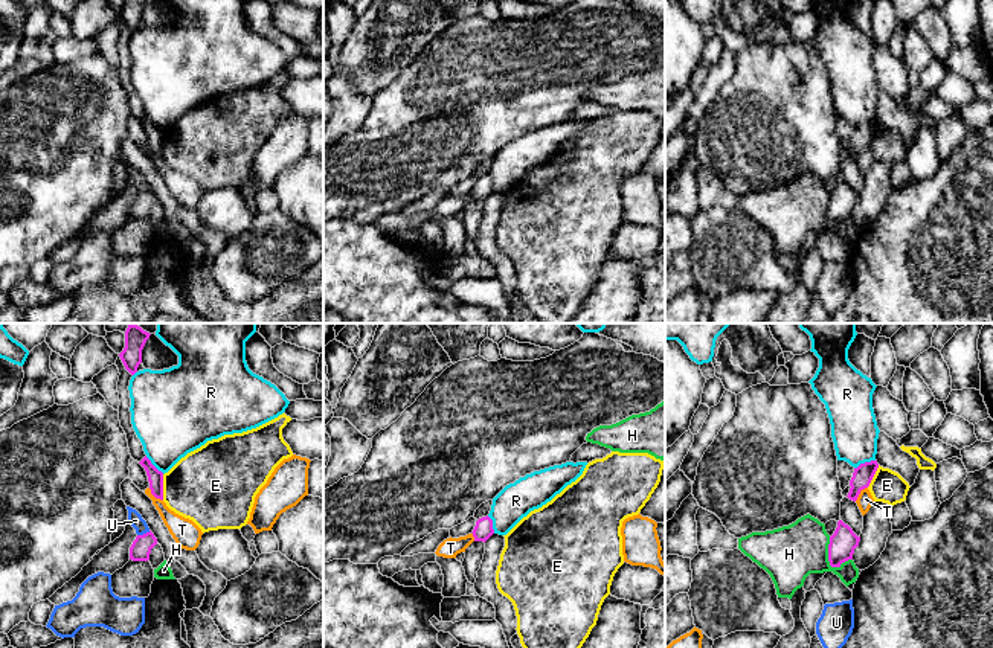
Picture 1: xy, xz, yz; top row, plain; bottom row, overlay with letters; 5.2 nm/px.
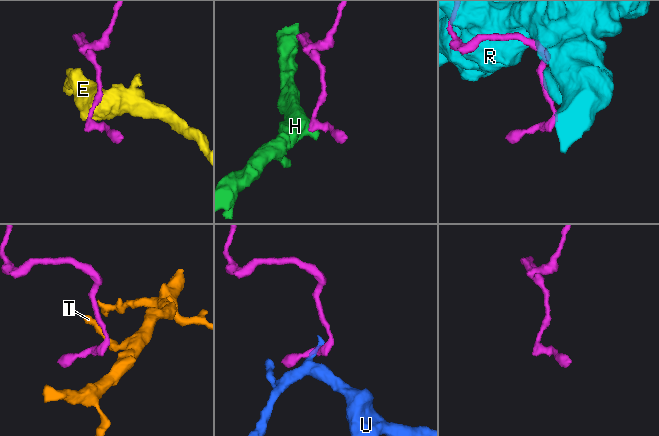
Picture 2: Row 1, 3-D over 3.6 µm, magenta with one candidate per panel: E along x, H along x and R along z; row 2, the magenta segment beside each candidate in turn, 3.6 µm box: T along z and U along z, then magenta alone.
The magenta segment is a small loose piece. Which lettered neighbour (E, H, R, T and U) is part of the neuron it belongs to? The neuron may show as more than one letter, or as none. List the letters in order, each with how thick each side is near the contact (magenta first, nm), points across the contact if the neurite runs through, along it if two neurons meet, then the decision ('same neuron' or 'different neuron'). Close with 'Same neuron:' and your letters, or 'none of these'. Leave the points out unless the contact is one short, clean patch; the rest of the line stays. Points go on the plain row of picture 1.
E: 80 nm thick on the magenta side, 400 nm on the other; border along xy (162, 133), (163, 157); different neuron
H: 140 nm thick on the magenta side, 300 nm on the other; border along yz (829, 195), (829, 221), (839, 224), (851, 218); different neuron
R: 110 nm thick on the magenta side, 240 nm on the other; same neuron
T: 80 nm thick on the magenta side, 140 nm on the other; different neuron
U: 110 nm thick on the magenta side, 70 nm on the other; border along xy (150, 189), (138, 194); different neuron
Same neuron: R

